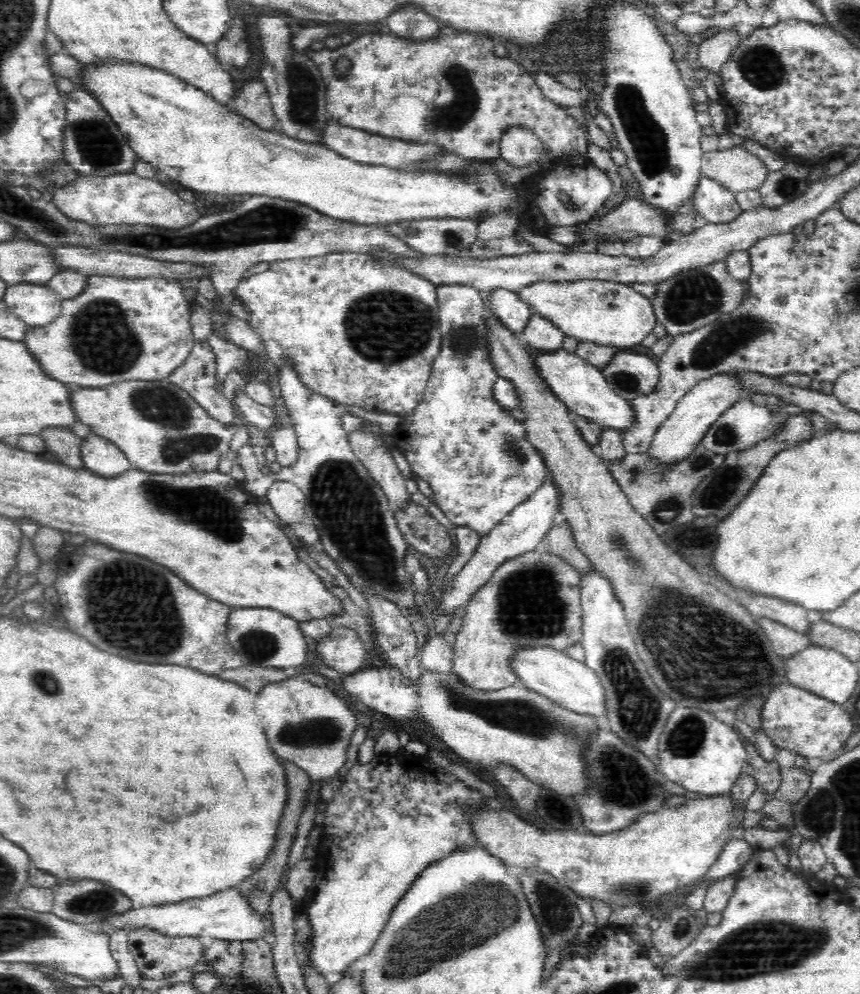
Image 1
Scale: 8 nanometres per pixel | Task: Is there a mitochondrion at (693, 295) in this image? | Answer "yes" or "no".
yes

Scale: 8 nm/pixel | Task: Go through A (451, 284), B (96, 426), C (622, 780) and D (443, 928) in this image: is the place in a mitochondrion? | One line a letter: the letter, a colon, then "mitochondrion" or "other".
A: other
B: other
C: mitochondrion
D: mitochondrion

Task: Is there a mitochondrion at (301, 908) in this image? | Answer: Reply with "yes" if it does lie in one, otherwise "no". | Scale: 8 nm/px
no

